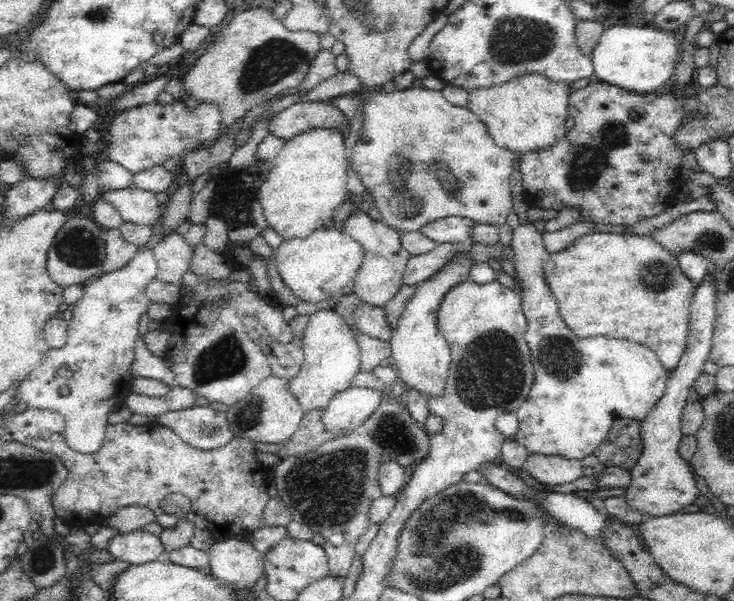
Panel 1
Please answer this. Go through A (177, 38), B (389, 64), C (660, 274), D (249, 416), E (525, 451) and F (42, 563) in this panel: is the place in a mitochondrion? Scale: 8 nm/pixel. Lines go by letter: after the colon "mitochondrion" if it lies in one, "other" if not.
A: other
B: other
C: mitochondrion
D: mitochondrion
E: other
F: mitochondrion

